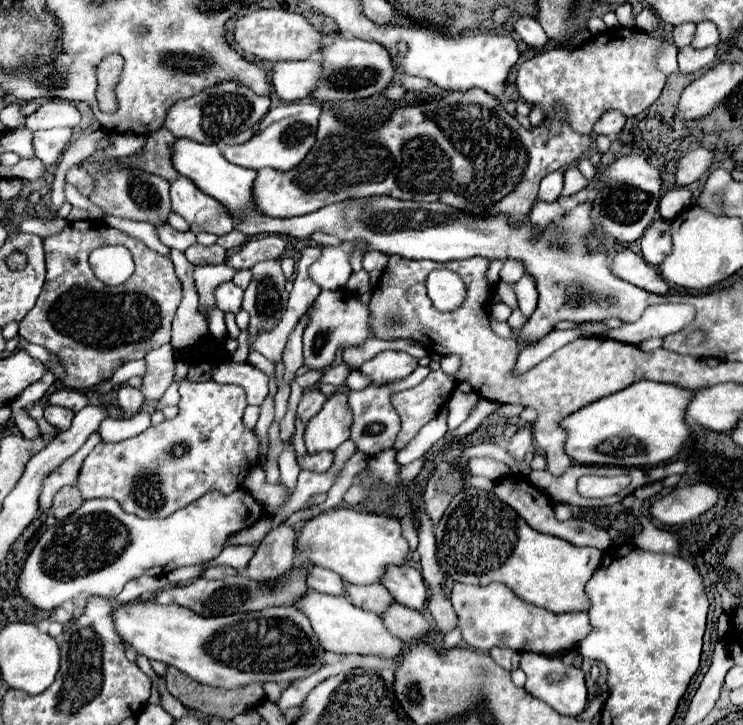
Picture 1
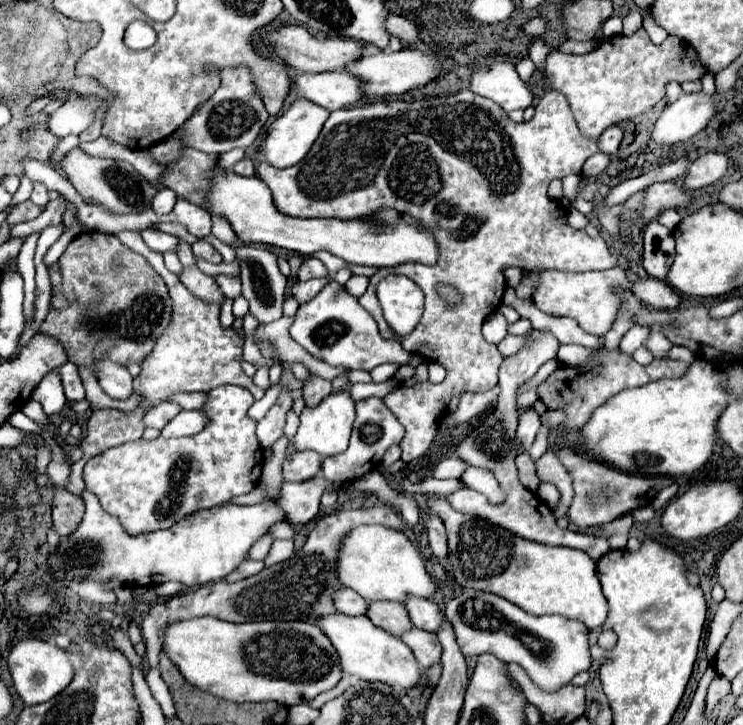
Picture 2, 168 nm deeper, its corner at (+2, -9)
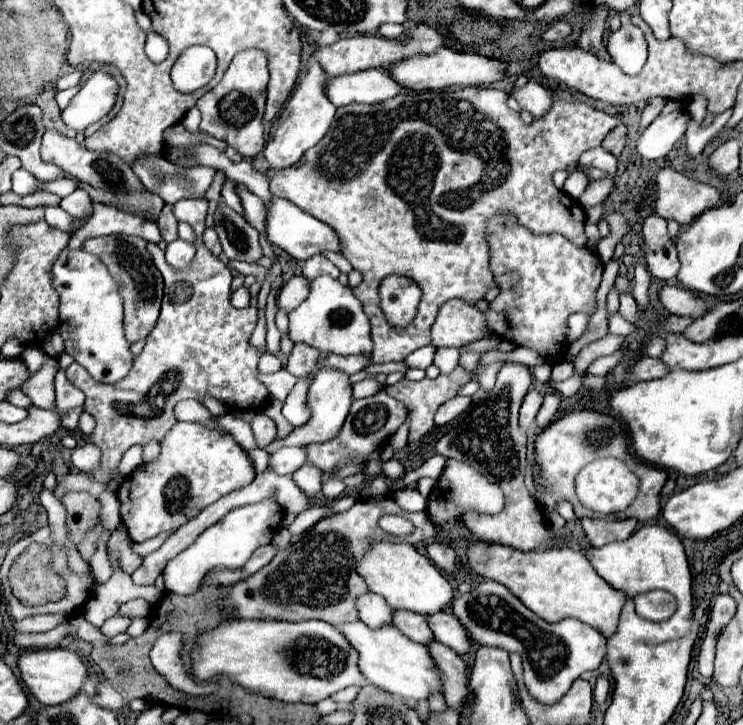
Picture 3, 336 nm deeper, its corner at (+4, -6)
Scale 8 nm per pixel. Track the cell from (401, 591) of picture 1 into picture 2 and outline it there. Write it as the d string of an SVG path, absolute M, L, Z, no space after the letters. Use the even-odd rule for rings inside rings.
M407 597L407 601L403 605L405 605L409 619L415 627L431 631L431 633L435 633L439 629L441 615L439 615L437 603L433 603L431 599L423 601L421 597Z

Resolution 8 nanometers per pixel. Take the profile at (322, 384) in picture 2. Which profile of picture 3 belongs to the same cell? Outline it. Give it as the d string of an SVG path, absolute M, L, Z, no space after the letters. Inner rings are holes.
M299 342L299 344L293 346L293 352L289 354L285 368L287 368L293 376L303 378L303 376L307 376L309 372L313 372L319 354L321 354L321 352L319 352L317 348L305 346L303 342Z

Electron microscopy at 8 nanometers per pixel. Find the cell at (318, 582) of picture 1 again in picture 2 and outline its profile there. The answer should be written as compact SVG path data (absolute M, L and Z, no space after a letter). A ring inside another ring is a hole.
M341 587L333 593L333 601L335 601L335 609L345 613L345 615L365 615L367 603L363 597L359 597L353 589L349 587Z

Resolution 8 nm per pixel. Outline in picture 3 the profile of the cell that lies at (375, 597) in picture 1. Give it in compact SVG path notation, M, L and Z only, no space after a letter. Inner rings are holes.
M397 610L395 612L395 618L393 618L393 624L407 636L411 638L413 642L419 642L423 646L427 646L429 642L435 640L429 624L427 624L427 618L421 616L421 614L413 614L413 612L405 612L405 610Z

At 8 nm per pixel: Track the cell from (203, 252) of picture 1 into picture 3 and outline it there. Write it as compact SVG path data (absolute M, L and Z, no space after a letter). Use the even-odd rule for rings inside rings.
M207 228L207 230L205 230L205 234L203 234L203 242L205 242L205 246L207 246L215 256L221 254L221 244L219 244L217 232L215 232L213 228Z

